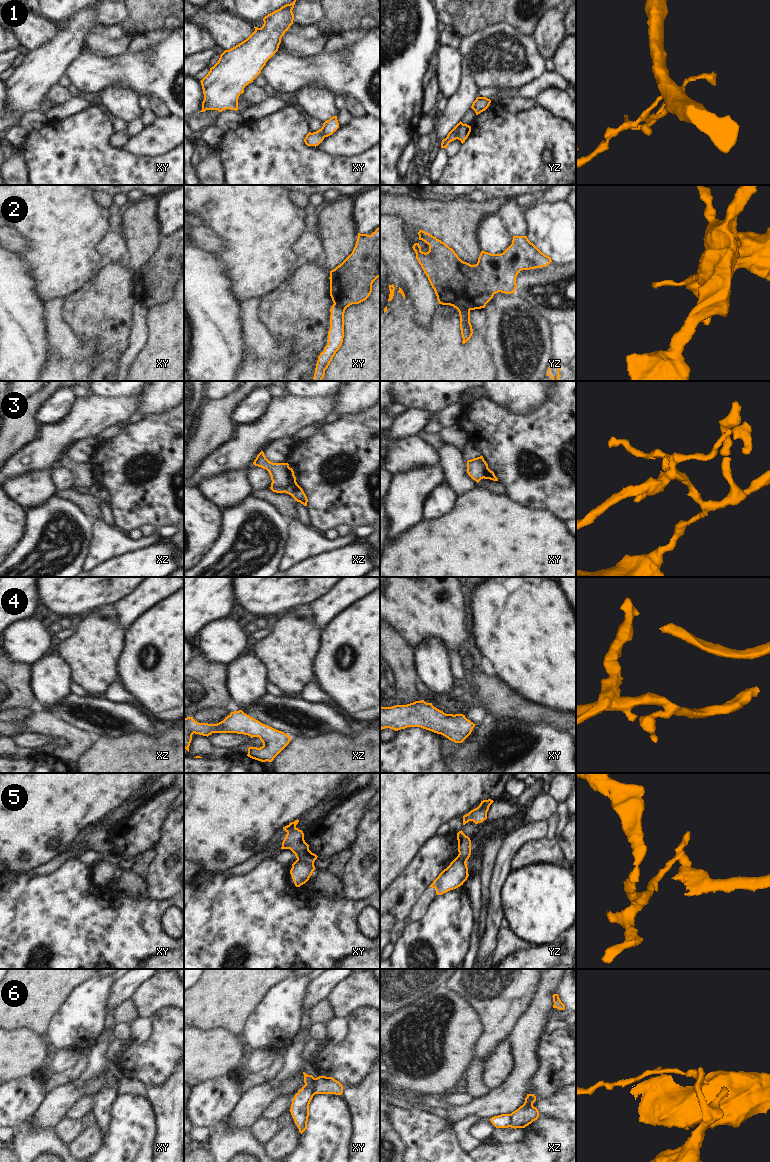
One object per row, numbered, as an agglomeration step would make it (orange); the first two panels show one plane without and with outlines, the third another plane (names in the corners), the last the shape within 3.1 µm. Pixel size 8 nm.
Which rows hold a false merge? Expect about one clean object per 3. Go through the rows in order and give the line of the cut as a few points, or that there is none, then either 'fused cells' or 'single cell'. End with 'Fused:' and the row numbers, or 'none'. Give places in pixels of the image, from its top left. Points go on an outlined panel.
1: yz (463, 124), (456, 138) | fused cells
2: yz (457, 309), (466, 307), (469, 310) | fused cells
3: xz (289, 467), (289, 483), (284, 491) | fused cells
4: no cut | single cell
5: xy (297, 858), (314, 867) | fused cells
6: xy (315, 1078), (314, 1093) | fused cells
Fused: 1, 2, 3, 5, 6

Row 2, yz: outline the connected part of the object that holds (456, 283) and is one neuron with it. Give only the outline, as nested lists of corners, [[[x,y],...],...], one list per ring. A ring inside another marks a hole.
[[[419,230],[419,240],[429,245],[428,252],[422,252],[419,243],[413,245],[416,259],[435,291],[439,304],[450,305],[457,310],[466,307],[469,310],[485,308],[486,304],[498,293],[515,293],[516,277],[521,270],[546,267],[552,260],[542,253],[527,236],[513,236],[512,244],[501,254],[481,251],[478,262],[471,265],[462,261],[455,251],[431,234]]]

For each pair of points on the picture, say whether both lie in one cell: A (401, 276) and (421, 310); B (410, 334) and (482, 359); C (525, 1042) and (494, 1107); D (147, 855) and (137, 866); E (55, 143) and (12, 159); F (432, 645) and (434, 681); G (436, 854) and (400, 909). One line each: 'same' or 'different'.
A: same
B: same
C: same
D: same
E: different
F: same
G: same

